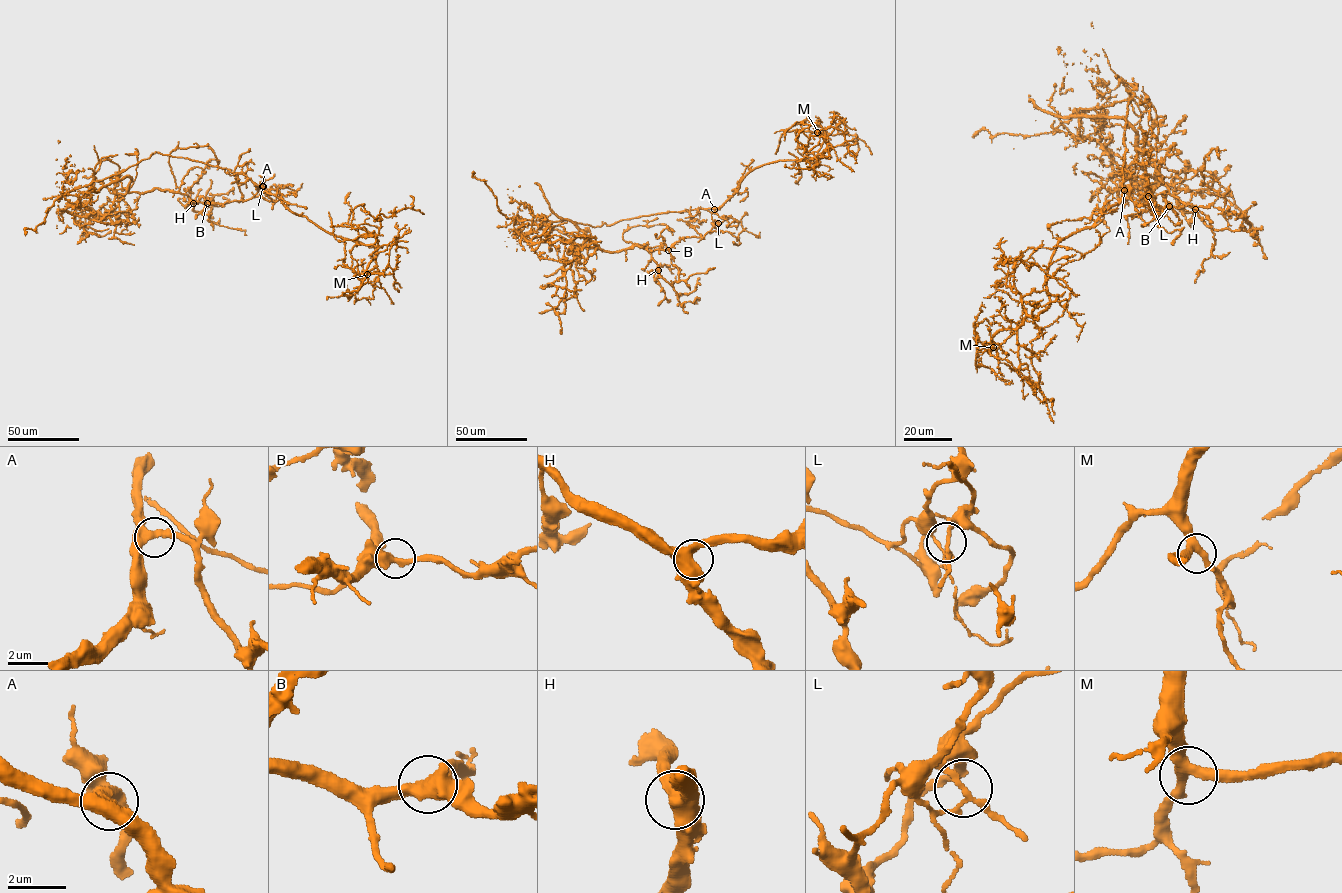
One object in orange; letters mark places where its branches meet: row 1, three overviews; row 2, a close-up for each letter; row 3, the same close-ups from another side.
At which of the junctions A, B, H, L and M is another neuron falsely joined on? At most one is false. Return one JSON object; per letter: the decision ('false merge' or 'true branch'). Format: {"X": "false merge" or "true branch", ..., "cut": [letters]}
{"A": "true branch", "B": "true branch", "H": "true branch", "L": "false merge", "M": "true branch", "cut": ["L"]}

